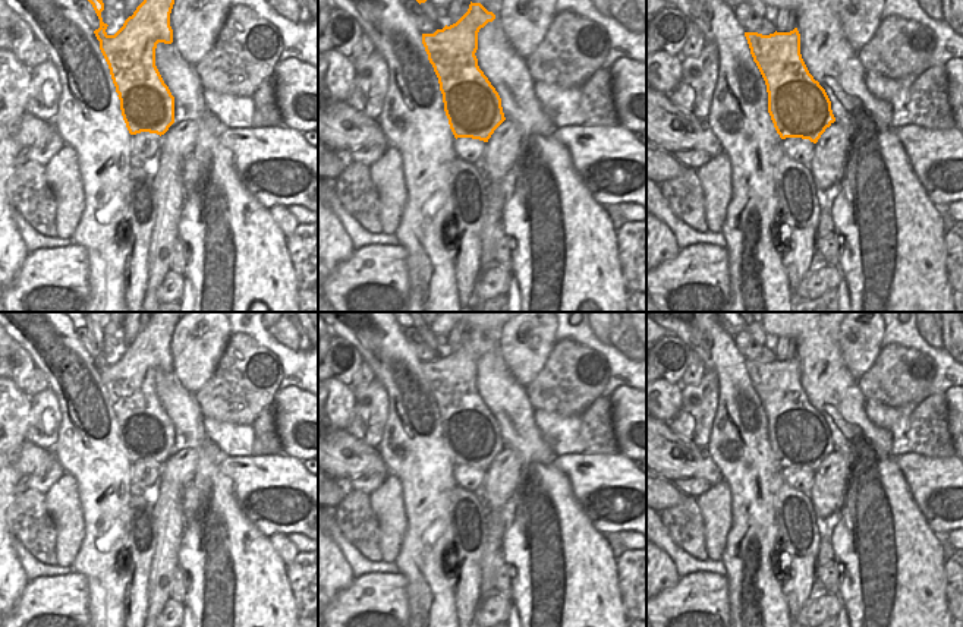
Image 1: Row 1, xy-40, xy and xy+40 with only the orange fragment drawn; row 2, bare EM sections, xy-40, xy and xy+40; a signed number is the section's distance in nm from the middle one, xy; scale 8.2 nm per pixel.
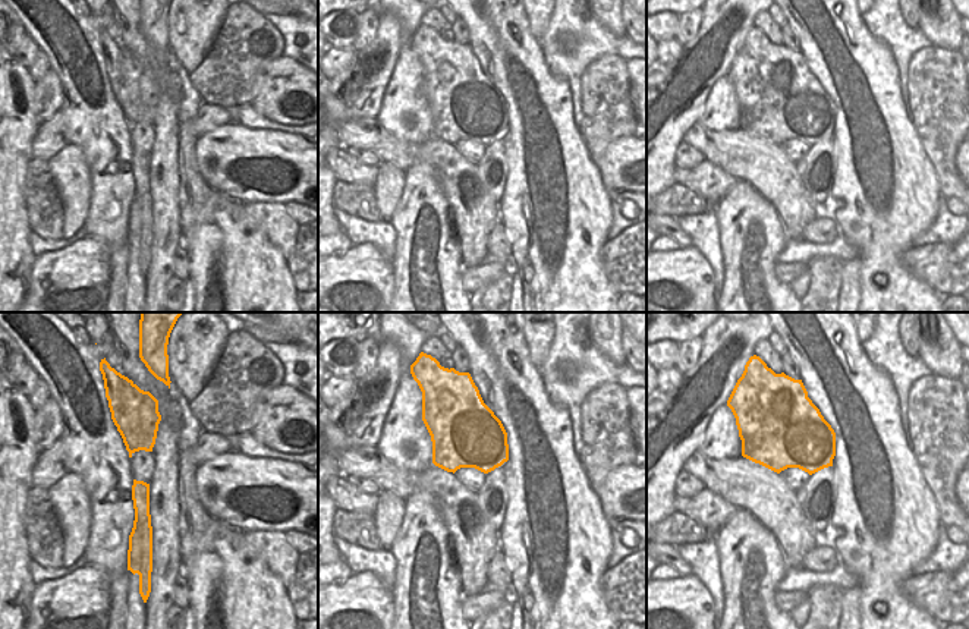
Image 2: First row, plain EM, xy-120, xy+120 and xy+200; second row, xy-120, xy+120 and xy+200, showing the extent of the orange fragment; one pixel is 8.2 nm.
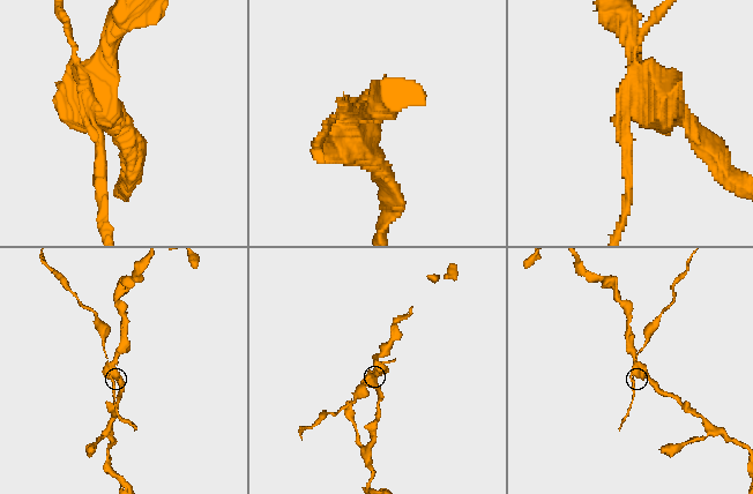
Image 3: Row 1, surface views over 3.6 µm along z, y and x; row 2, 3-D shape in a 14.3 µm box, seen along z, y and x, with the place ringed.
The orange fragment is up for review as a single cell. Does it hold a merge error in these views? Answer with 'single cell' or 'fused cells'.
fused cells

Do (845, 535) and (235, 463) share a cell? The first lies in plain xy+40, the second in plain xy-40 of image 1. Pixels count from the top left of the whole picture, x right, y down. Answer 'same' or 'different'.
different

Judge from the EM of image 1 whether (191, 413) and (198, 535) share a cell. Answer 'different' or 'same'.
same

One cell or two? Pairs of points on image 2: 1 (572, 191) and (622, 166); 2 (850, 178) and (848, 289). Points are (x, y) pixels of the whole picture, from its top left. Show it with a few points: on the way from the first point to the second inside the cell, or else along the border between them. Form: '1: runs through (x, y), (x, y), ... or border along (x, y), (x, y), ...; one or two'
1: border along (590, 154), (610, 200); two
2: border along (858, 257), (861, 292); two

